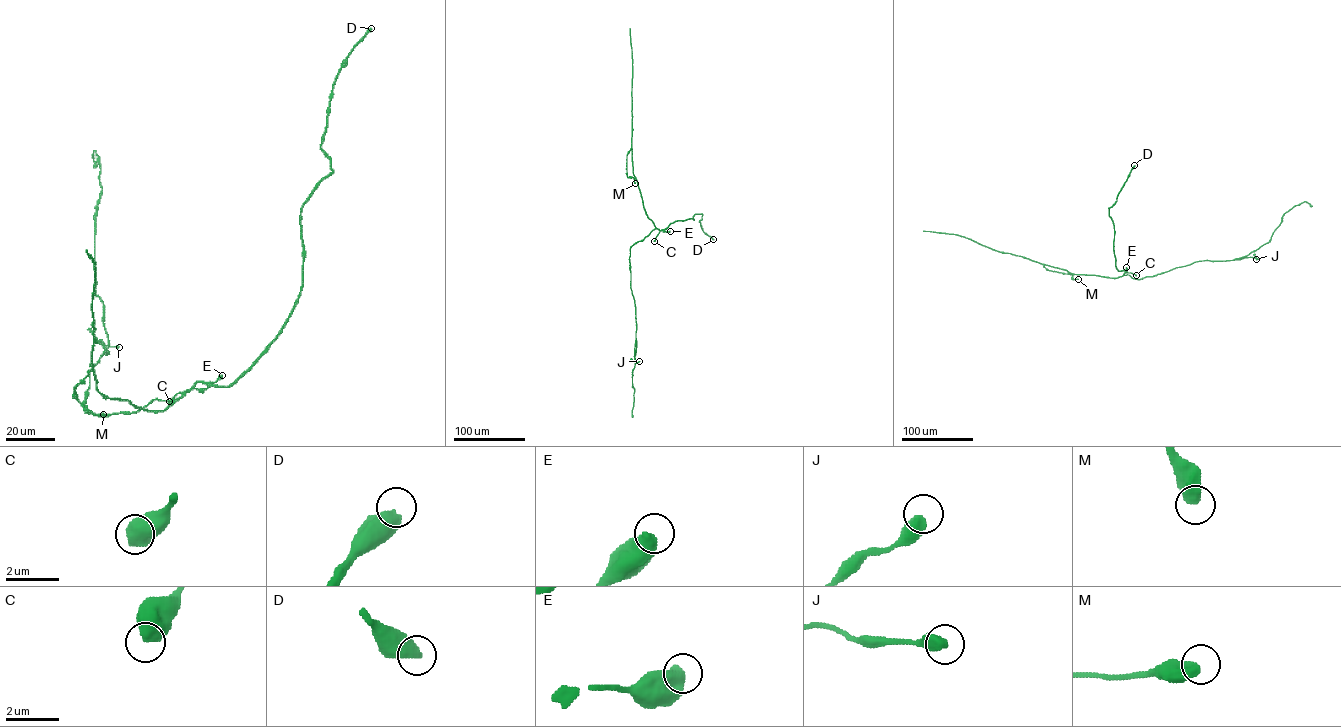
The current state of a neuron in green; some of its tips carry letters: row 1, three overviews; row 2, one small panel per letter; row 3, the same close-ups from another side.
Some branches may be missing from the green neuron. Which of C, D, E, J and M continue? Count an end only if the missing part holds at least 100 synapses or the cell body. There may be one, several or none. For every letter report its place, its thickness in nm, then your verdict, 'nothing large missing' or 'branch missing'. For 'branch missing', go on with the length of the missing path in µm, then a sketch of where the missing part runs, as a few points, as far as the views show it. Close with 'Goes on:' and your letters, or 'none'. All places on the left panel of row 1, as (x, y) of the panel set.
C: place (169, 401); calibre 600 nm; nothing large missing
D: place (371, 28); calibre 550 nm; nothing large missing
E: place (222, 375); calibre 600 nm; nothing large missing
J: place (119, 347); calibre 480 nm; nothing large missing
M: place (103, 414); calibre 550 nm; nothing large missing
Goes on: none

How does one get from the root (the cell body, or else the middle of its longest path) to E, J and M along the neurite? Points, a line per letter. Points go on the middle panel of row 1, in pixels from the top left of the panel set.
E: (648, 235), (655, 228), (670, 231)
J: (648, 235), (630, 249), (636, 326), (634, 358), (635, 363), (639, 361)
M: (648, 235), (655, 227), (646, 213), (633, 172), (631, 149), (626, 157), (627, 175), (633, 177), (635, 183)

